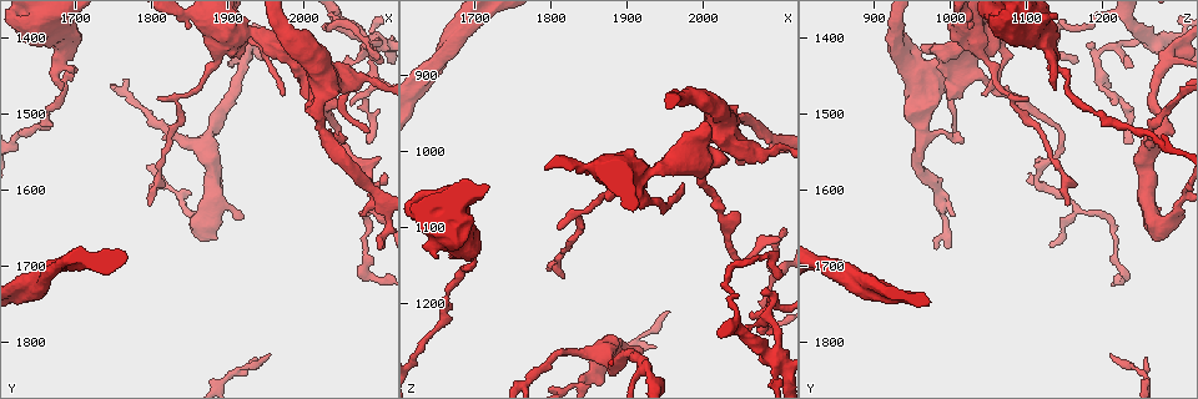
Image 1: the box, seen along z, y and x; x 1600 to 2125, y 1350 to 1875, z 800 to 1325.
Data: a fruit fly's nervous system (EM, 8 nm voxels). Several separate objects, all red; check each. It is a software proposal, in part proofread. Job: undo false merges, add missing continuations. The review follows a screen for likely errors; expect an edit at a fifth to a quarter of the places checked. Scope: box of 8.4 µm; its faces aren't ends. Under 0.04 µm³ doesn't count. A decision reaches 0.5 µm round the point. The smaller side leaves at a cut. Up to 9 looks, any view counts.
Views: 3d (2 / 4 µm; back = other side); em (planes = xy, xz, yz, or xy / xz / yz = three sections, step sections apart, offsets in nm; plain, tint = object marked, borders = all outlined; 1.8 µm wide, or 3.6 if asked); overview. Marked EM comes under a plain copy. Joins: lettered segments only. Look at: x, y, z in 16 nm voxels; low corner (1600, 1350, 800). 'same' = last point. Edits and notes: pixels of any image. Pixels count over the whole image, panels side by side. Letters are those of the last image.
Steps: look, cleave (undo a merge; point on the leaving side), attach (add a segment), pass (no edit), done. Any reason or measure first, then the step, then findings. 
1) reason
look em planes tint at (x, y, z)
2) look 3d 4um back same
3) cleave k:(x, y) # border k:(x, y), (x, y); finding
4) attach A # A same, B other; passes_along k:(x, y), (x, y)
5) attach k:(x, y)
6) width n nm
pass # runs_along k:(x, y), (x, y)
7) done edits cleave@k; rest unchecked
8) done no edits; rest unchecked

abrupt turn
look em yz step 8 borders at (2090, 1585, 1110)

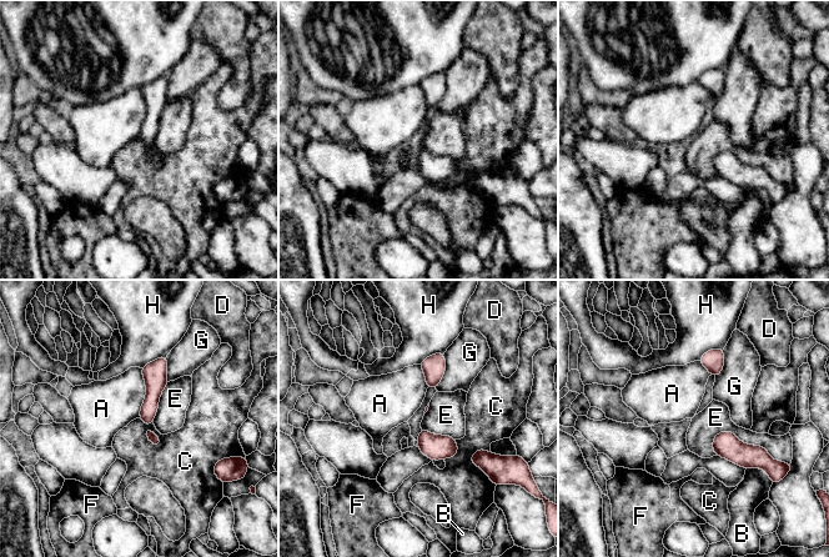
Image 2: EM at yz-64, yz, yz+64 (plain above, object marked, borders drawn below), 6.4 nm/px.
longest_contact E 420 nm
pass # A other, B other, C other, D other, E other, F other, G other, H other; runs_along 2:(164, 359), (155, 372), (147, 421); all the same neuron

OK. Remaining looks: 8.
sharp bend
look 3d 4um back at (2020, 1475, 960)

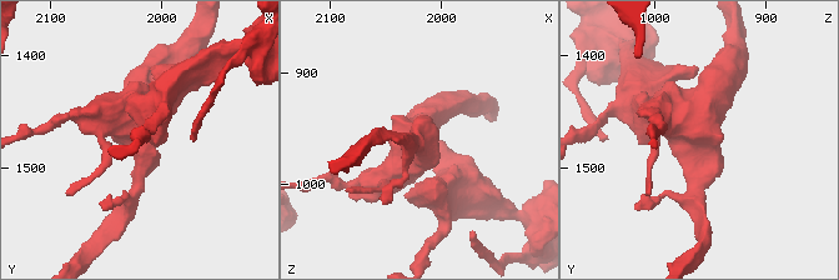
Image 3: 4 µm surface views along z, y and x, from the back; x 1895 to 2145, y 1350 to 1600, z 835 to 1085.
shape alone is not enough
look em xz step 4 borders same

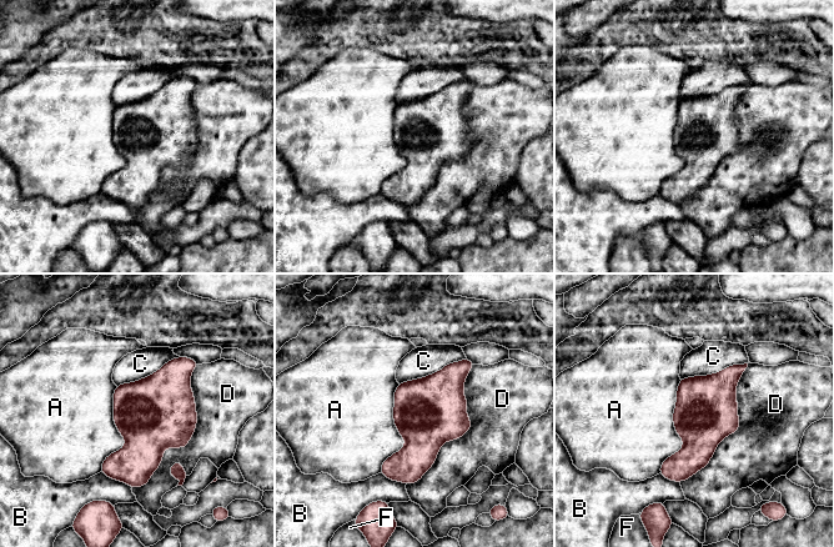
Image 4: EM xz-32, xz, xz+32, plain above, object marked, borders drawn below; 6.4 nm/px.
pass # A other, B other, C other, D other, F other; border 4:(681, 380), (683, 446), (659, 472); continuous, no second neuron

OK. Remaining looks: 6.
an open end
look em yz step 16 borders at (1680, 1465, 1135)

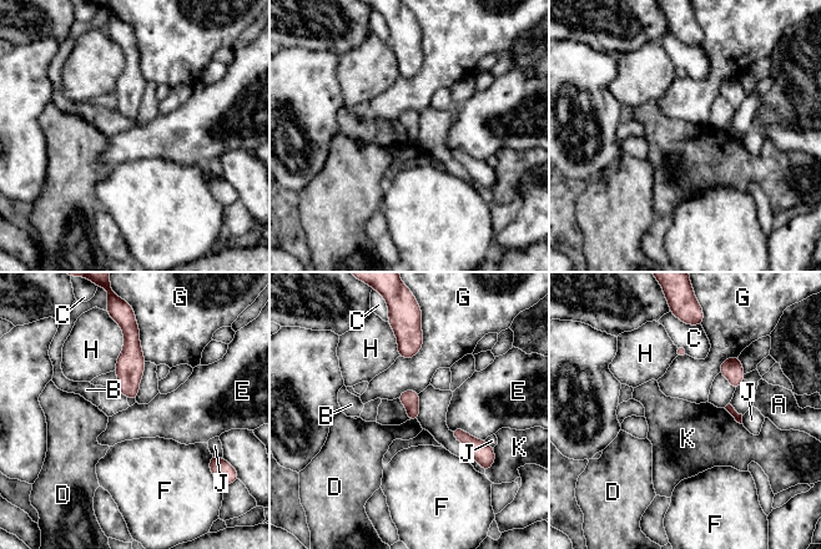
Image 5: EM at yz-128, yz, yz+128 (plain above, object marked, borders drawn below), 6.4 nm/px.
pass # A other, B other, C other, D other, E other, F other, G other, H other, J other, K other; border 5:(724, 408), (741, 424); no lettered segment goes on from it

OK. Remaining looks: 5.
branch stops here
look em planes borders at (1915, 1635, 1260)

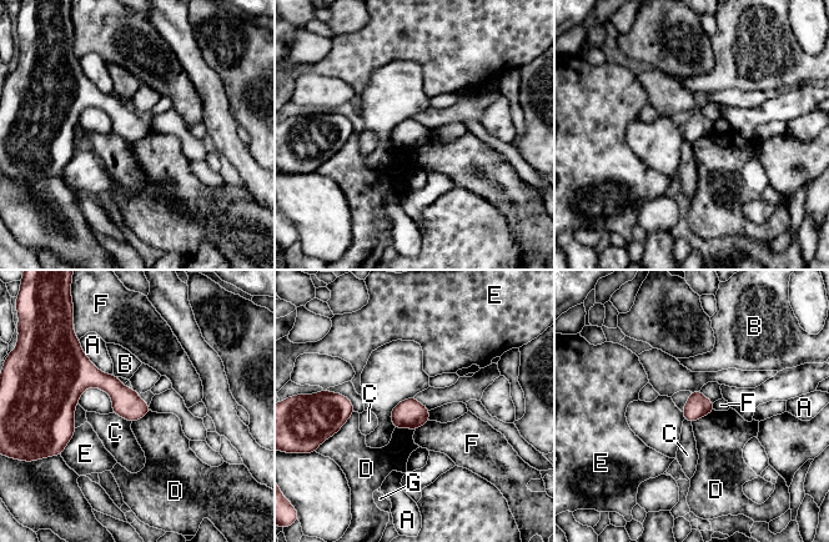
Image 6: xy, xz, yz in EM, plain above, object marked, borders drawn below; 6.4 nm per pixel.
pass # A other, B other, C other, D other, E other, F other, G other; runs_along 6:(60, 404), (104, 381), (146, 408); none of them fits

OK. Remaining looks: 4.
done no edits; rest unchecked

